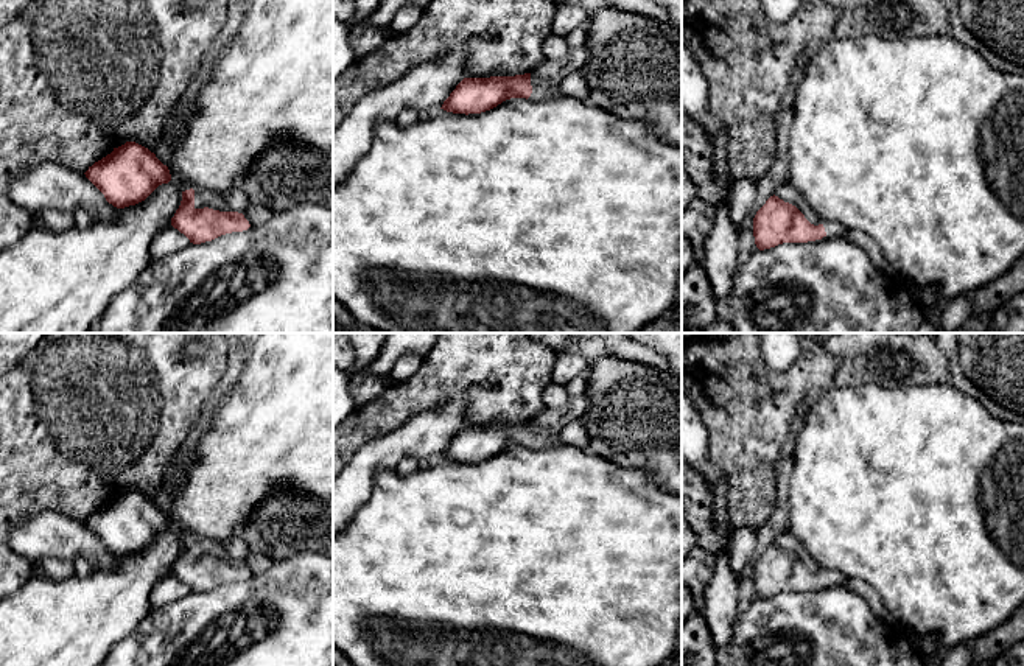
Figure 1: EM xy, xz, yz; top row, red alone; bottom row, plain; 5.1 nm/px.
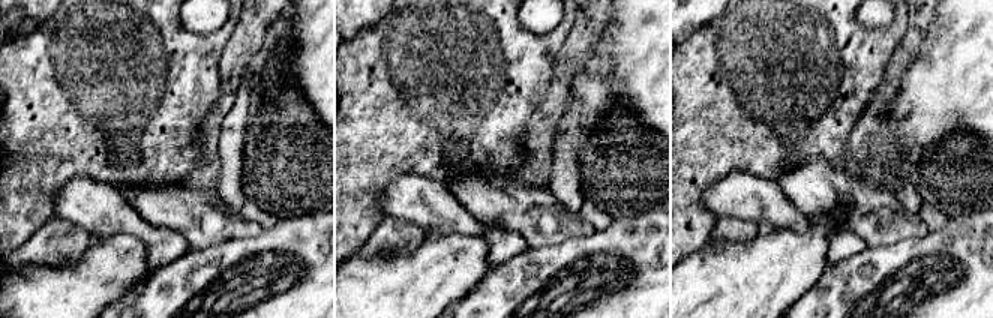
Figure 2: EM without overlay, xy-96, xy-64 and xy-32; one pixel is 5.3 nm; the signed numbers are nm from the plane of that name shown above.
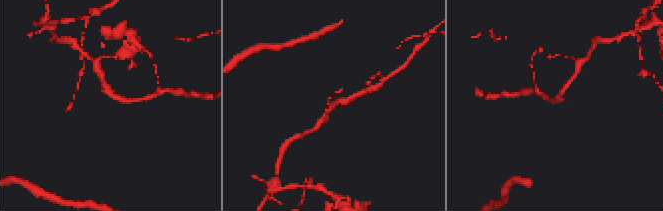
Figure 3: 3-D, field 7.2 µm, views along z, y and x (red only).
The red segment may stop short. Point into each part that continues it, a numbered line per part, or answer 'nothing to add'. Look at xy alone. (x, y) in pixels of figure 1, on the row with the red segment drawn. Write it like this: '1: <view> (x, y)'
1: xy (203, 198)

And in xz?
1: xz (542, 91)

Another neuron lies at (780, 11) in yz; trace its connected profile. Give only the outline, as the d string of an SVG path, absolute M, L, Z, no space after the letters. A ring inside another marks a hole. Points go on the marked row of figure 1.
M761 0L764 14L772 22L787 22L800 6L800 0Z

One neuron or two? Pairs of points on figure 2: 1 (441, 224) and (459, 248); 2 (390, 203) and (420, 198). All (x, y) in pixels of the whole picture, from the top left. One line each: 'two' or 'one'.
1: two
2: one

